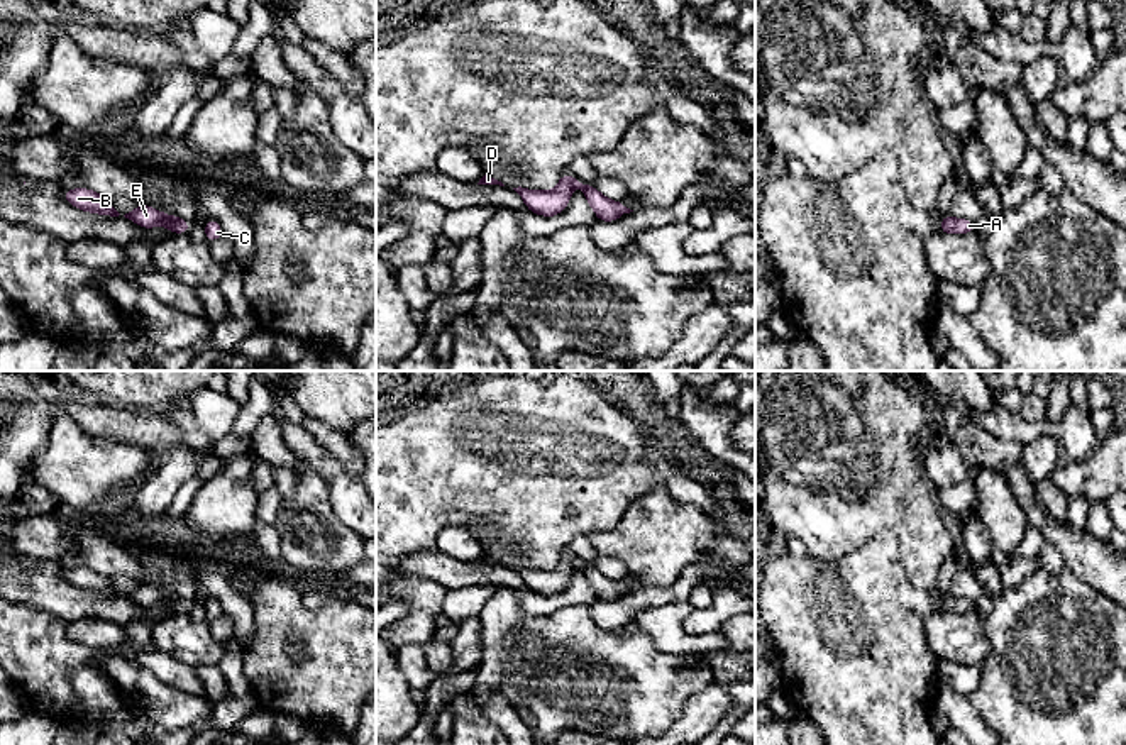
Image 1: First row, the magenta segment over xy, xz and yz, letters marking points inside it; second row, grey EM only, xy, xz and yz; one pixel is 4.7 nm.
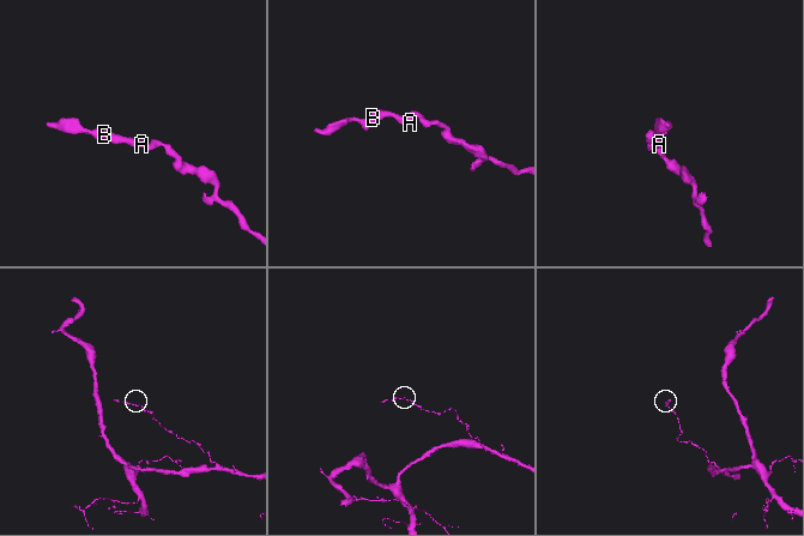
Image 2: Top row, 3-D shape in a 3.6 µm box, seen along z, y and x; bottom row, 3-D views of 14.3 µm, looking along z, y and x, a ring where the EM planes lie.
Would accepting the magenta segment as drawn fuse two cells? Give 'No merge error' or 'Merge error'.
No merge error

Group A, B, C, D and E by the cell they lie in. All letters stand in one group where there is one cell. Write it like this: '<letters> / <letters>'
A B C D E

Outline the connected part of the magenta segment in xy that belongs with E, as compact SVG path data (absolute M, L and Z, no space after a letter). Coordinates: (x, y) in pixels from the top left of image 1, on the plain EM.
M139 584L137 588L125 593L124 596L135 601L142 608L166 604L171 610L171 613L186 613L190 611L191 606L190 601L181 599L176 594L164 594L149 584Z

